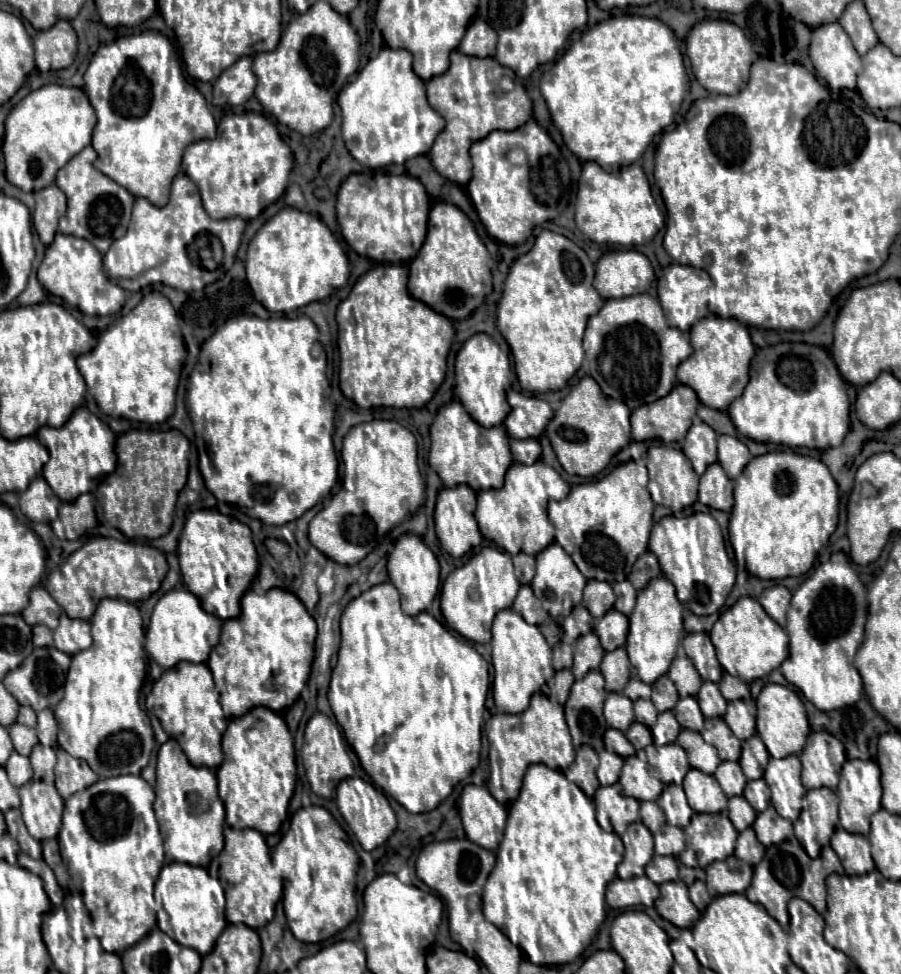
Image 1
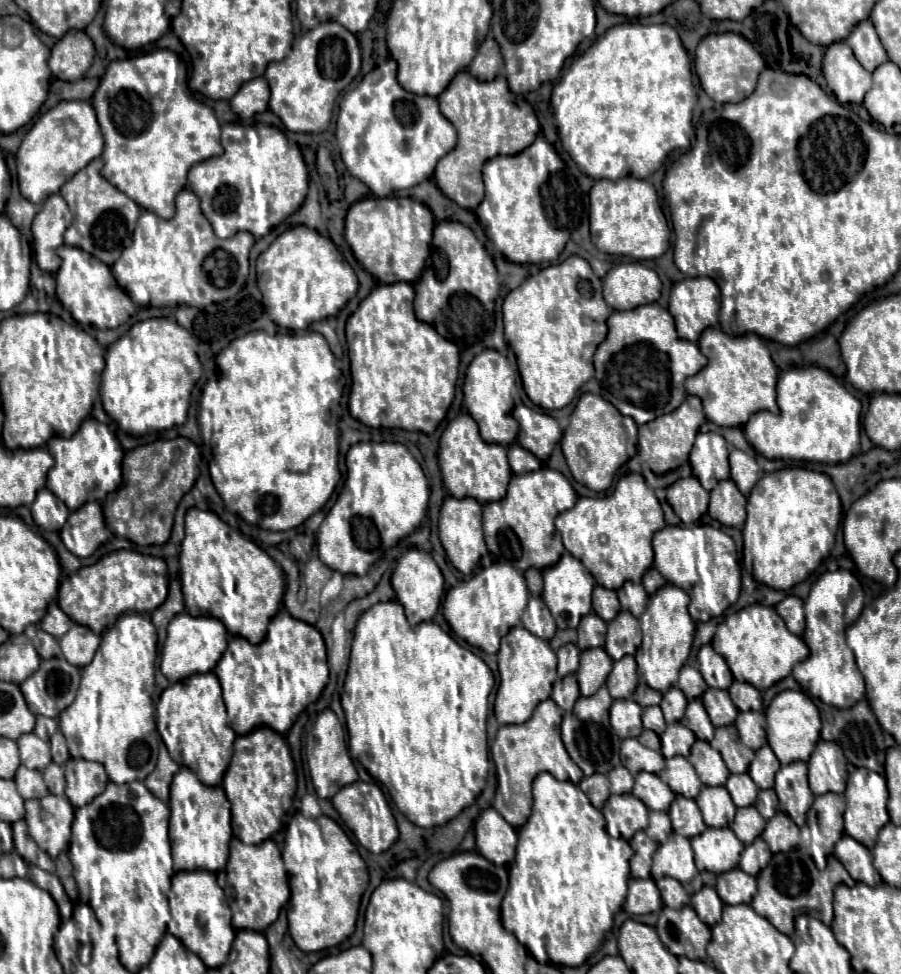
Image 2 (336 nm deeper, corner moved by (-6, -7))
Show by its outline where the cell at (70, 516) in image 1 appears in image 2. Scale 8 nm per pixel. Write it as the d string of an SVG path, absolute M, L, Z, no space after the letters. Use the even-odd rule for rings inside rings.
M88 501L68 517L68 525L60 531L61 540L76 557L90 557L102 543L112 539L104 523L102 507L98 501Z

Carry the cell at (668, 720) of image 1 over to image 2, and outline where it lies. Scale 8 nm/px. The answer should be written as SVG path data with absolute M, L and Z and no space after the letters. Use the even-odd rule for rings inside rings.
M672 723L672 725L666 727L666 731L660 737L660 741L662 741L662 755L666 759L668 757L676 757L676 755L688 757L690 755L690 747L696 741L696 735L688 727L684 727L682 723Z

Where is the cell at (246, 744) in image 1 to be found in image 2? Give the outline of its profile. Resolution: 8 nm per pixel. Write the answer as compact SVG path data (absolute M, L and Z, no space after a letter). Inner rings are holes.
M260 727L252 733L236 737L234 757L226 769L222 787L232 805L234 835L252 845L272 837L280 829L282 817L290 809L292 797L296 793L294 763L284 737L268 727Z

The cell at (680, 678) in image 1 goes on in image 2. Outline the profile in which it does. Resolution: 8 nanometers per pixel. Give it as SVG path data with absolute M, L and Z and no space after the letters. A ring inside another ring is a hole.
M688 665L680 671L678 687L684 691L684 695L686 695L688 701L700 699L700 697L704 695L704 691L708 689L708 685L706 685L706 681L702 679L700 671L694 669L694 667L688 667Z

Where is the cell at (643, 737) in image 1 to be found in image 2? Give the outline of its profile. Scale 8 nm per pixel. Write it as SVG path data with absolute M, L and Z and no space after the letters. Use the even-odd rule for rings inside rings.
M644 729L644 731L642 731L642 735L638 737L638 741L640 741L642 745L648 745L650 749L656 749L656 751L660 751L660 737L658 737L656 733L648 731L648 729Z

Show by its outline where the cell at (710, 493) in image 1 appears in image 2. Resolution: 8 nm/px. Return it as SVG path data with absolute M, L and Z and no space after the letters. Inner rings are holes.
M732 479L720 481L716 489L710 491L710 507L708 513L712 519L720 521L728 527L744 527L746 521L746 497L738 491Z

